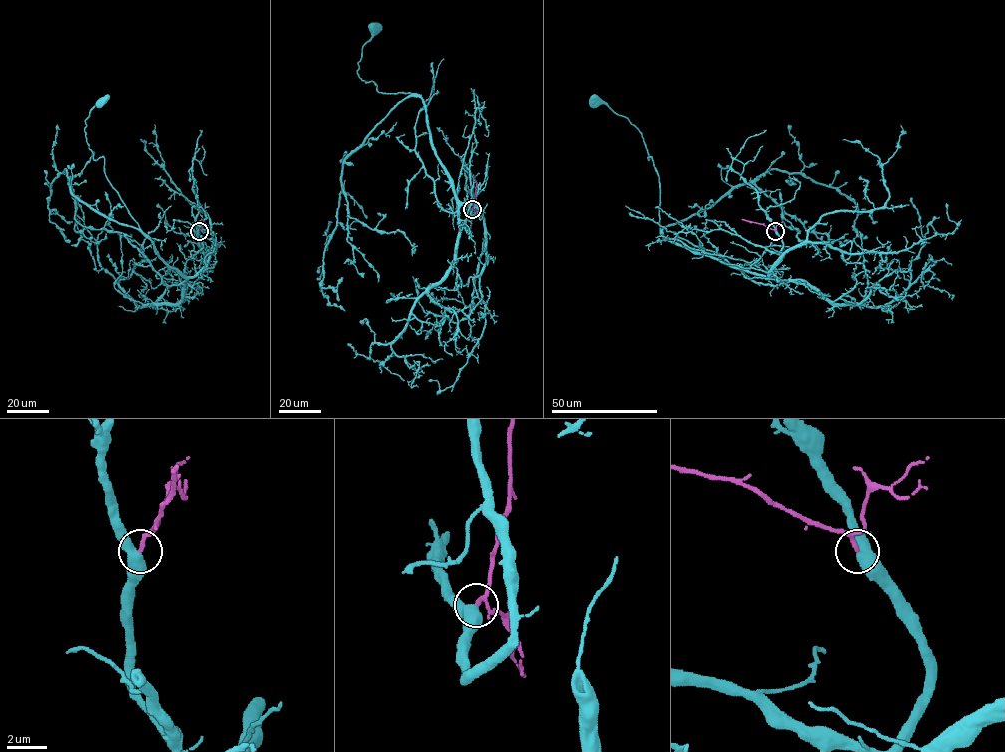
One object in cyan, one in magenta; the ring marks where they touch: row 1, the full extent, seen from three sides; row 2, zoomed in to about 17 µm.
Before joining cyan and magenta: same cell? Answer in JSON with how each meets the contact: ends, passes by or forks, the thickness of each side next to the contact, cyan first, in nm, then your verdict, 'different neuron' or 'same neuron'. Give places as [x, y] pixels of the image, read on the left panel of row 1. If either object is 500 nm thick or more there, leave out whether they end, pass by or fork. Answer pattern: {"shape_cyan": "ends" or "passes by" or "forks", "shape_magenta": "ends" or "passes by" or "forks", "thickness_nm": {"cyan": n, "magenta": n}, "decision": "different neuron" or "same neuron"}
{"thickness_nm": {"cyan": 550, "magenta": 140}, "decision": "same neuron"}

